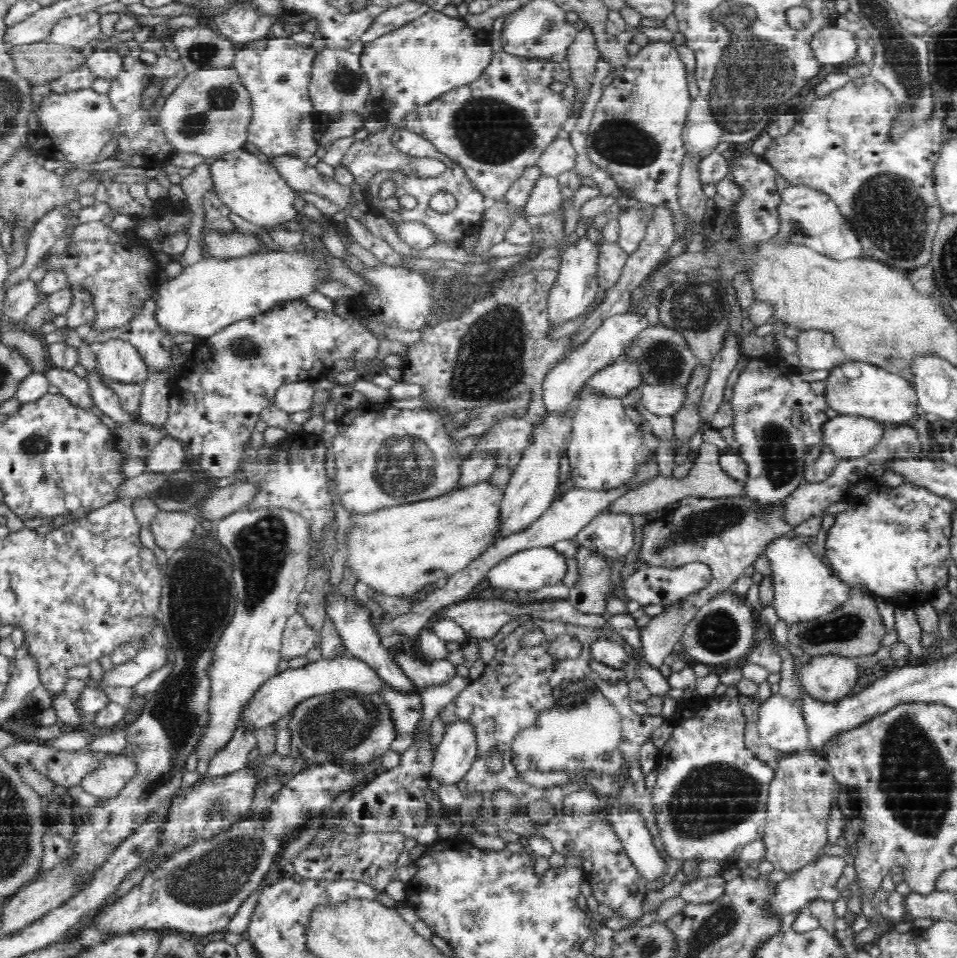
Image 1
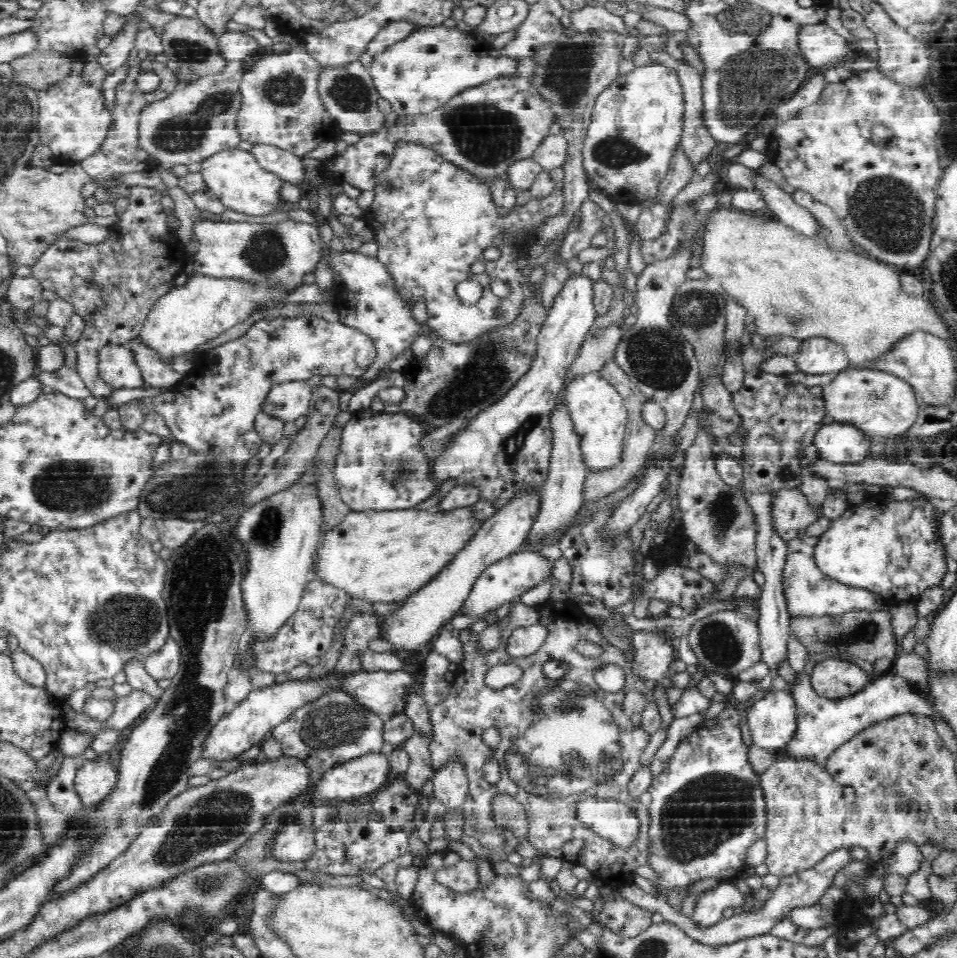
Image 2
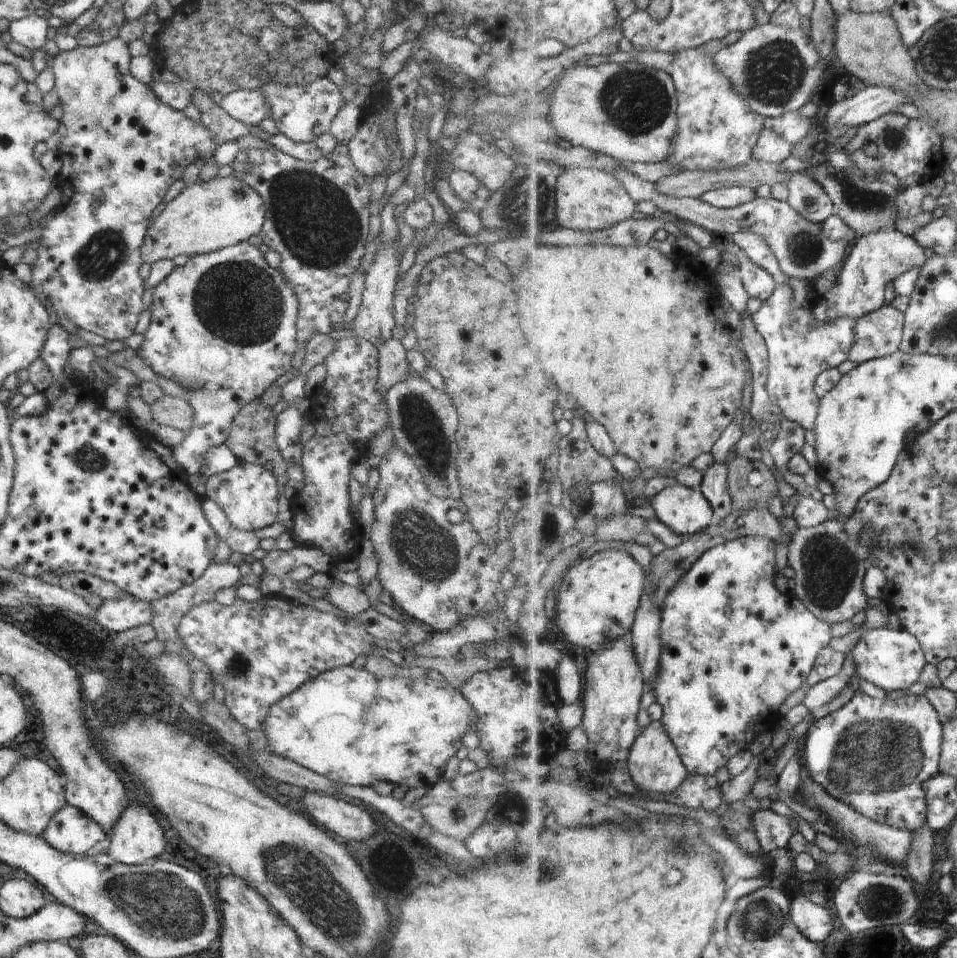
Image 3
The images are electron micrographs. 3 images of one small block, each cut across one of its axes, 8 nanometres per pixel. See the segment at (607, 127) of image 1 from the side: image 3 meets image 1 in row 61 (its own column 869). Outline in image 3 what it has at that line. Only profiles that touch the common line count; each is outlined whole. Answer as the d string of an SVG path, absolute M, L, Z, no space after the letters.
M866 628L852 653L857 666L856 676L884 688L890 695L903 695L912 688L922 678L926 664L929 664L921 641L903 628Z

